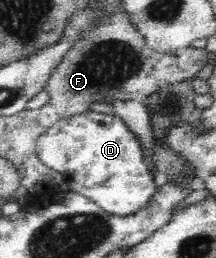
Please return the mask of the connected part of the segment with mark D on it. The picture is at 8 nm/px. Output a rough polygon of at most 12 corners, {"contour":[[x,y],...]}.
{"contour":[[89,108],[39,135],[68,193],[135,214],[156,169],[117,113]]}

